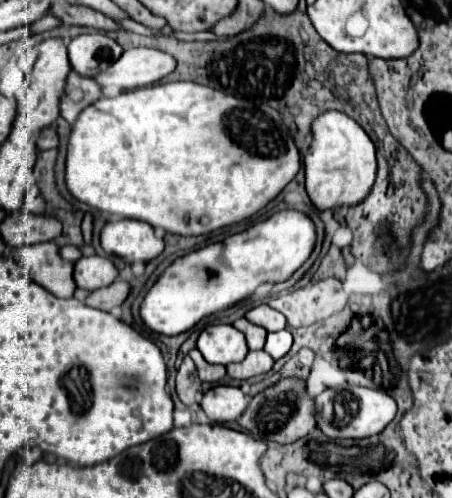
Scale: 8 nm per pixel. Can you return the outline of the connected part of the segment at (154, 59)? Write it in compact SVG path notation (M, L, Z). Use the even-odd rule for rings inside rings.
M130 48L108 70L96 74L100 88L116 86L120 90L134 90L154 84L176 68L176 60L154 48Z

